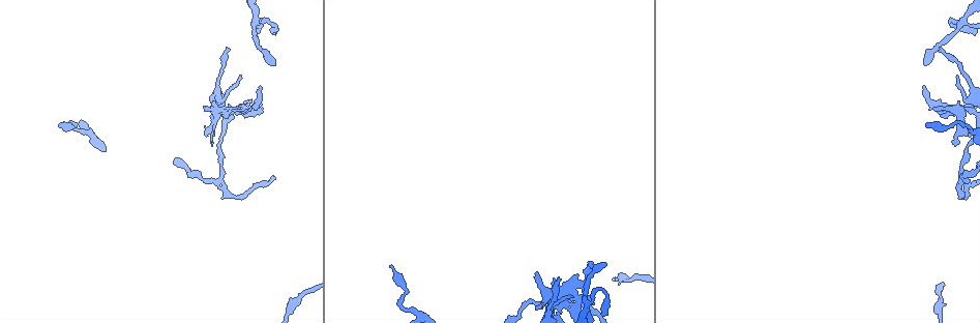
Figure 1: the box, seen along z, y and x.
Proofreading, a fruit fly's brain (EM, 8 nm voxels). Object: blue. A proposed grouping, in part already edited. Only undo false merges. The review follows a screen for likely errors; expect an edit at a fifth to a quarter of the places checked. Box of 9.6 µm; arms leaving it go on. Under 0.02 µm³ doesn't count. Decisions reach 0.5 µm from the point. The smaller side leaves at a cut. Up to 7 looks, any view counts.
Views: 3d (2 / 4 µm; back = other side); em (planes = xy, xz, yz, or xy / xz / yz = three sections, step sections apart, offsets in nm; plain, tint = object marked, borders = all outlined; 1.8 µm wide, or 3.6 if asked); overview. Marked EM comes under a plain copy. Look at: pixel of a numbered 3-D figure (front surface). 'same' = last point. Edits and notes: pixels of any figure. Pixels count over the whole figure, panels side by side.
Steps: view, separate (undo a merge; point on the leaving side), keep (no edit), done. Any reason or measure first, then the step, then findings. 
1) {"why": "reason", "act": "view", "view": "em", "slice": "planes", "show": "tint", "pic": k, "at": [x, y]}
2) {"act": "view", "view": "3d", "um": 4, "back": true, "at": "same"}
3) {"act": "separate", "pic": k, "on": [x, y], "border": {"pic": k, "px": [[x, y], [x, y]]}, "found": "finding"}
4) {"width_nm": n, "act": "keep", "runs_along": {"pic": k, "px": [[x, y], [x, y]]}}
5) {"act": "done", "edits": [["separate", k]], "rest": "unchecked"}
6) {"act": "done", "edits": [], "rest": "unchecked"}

{"why": "three arms meet", "act": "view", "view": "em", "slice": "planes", "show": "borders", "pic": 1, "at": [221, 176]}

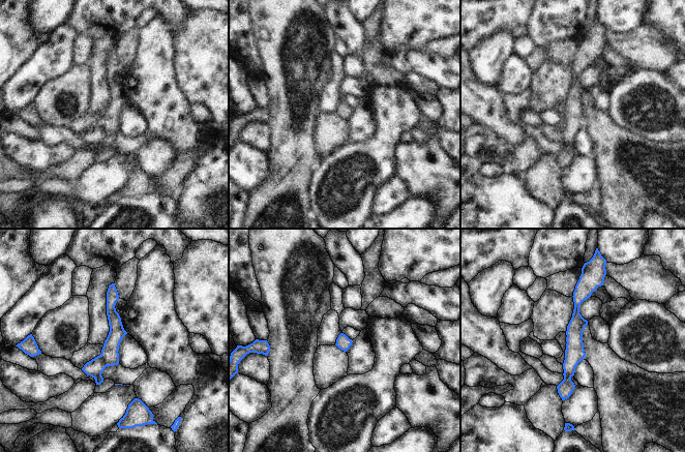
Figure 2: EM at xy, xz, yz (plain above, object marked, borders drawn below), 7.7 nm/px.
{"act": "keep", "runs_along": {"pic": 2, "px": [[582, 282], [574, 354], [564, 396]]}, "found": "one neuron here"}

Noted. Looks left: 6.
{"why": "thin neck", "act": "view", "view": "3d", "um": 4, "pic": 1, "at": [238, 105]}

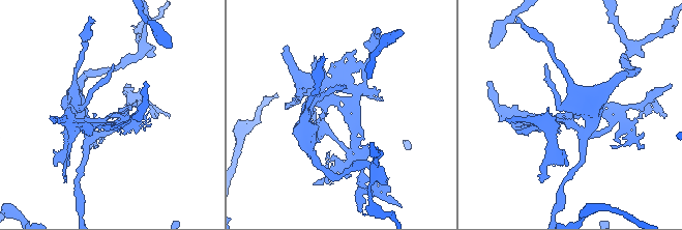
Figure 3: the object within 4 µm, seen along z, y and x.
{"act": "view", "view": "em", "um": 3.6, "slice": "planes", "show": "tint", "pic": 3, "at": [340, 108]}

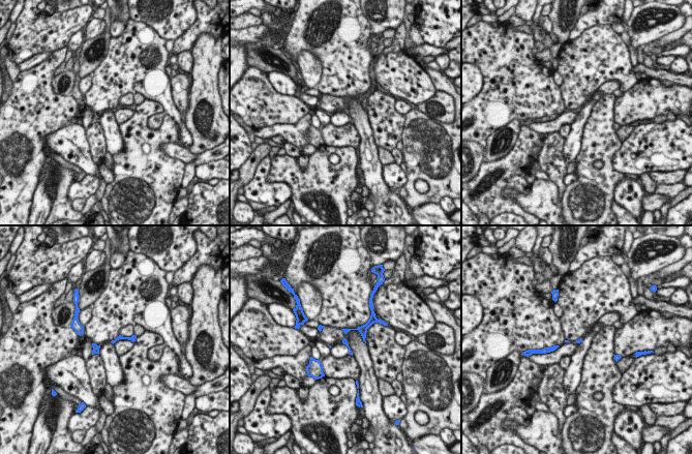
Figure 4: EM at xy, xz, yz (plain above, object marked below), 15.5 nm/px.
{"act": "keep", "runs_along": {"pic": 4, "px": [[133, 336], [118, 337], [113, 341]]}, "found": "all the same neuron"}

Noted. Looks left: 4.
{"why": "sharp bend", "act": "view", "view": "3d", "um": 2, "pic": 1, "at": [255, 24]}

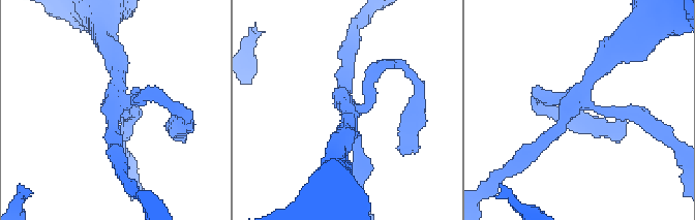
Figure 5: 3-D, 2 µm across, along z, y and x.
{"why": "now the EM", "act": "view", "view": "em", "um": 3.6, "slice": "xz", "step": 8, "show": "borders", "pic": 5, "at": [115, 101]}

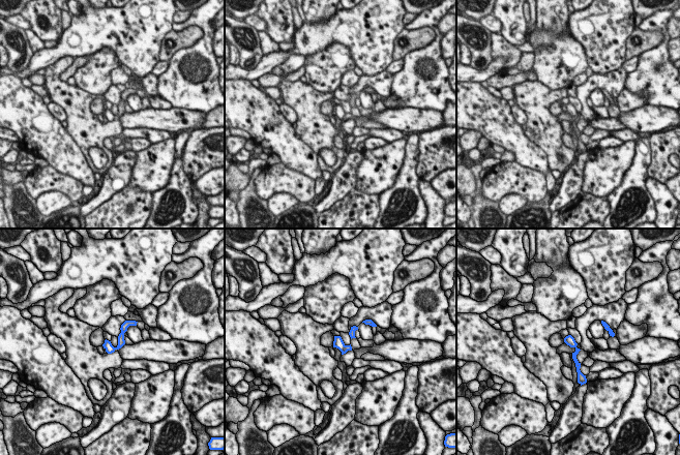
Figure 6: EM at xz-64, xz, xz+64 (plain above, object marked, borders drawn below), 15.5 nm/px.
{"width_nm": 140, "act": "separate", "pic": 6, "on": [338, 343], "border": {"pic": 6, "px": [[346, 345], [341, 351]]}, "found": "a second neuron is stuck on"}

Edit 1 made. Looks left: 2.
{"act": "done", "edits": [["separate", 6]], "rest": "unchecked"}

